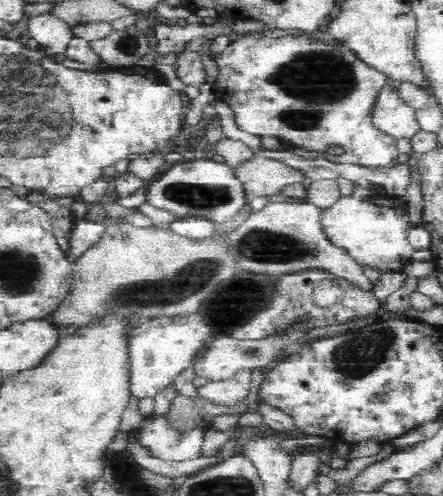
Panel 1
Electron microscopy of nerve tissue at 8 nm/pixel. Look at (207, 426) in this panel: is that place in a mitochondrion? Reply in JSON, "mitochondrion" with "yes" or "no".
{"mitochondrion":"no"}

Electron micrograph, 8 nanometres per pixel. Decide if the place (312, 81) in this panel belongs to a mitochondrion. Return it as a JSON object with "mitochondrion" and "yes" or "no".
{"mitochondrion":"yes"}

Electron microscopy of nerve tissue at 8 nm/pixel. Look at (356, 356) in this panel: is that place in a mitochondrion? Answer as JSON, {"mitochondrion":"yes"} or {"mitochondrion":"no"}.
{"mitochondrion":"yes"}

